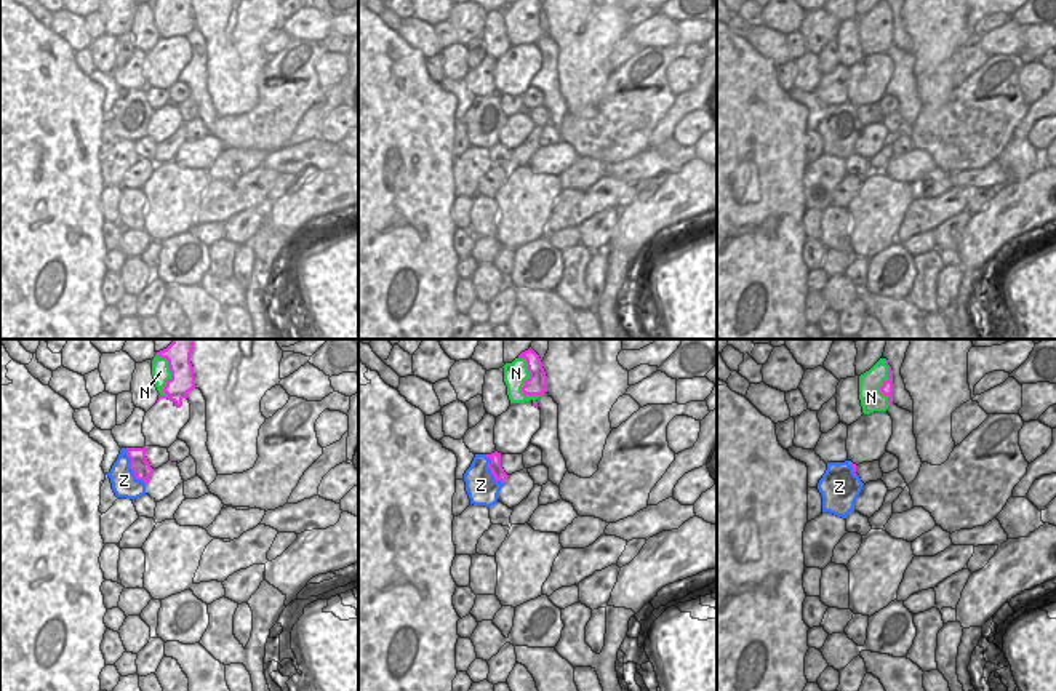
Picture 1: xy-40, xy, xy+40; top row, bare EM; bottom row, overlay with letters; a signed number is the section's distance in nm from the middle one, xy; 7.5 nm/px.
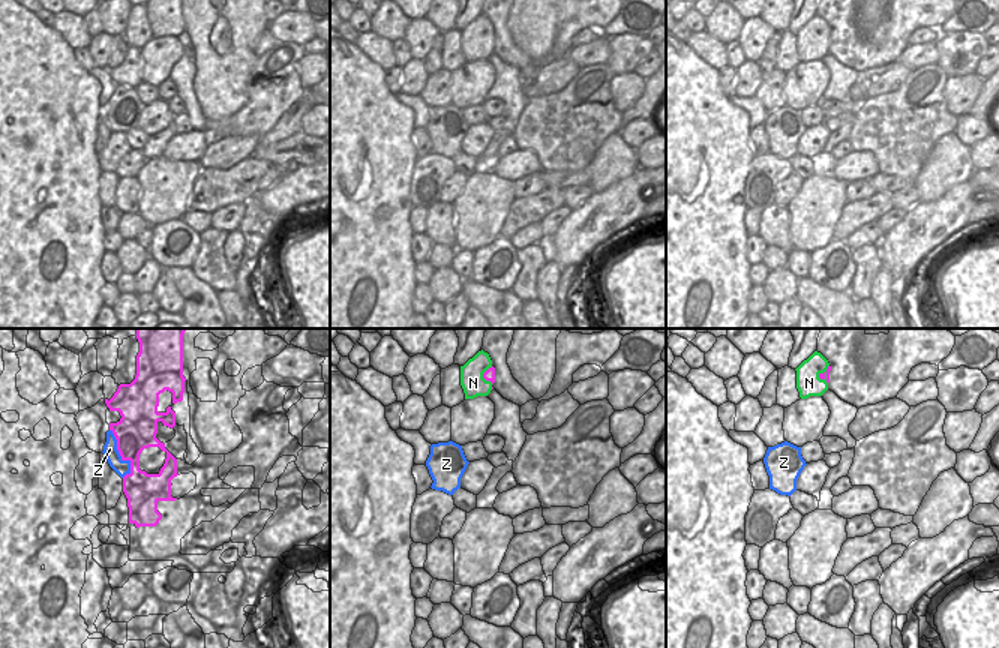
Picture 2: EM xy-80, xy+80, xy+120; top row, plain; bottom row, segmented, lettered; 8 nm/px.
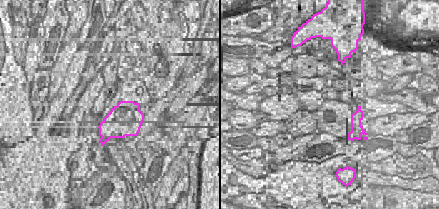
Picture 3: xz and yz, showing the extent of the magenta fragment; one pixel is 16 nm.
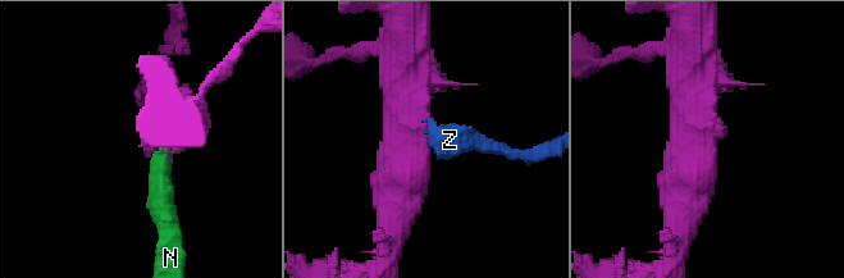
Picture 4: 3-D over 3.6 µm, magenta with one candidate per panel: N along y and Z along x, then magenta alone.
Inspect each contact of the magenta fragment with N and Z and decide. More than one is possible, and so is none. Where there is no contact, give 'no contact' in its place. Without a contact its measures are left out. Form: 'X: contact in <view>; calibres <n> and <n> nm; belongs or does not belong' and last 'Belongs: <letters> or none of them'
N: contact in xy; calibres 150 and 180 nm; does not belong
Z: contact in xy-40; calibres 140 and 190 nm; does not belong
Belongs: none of them

